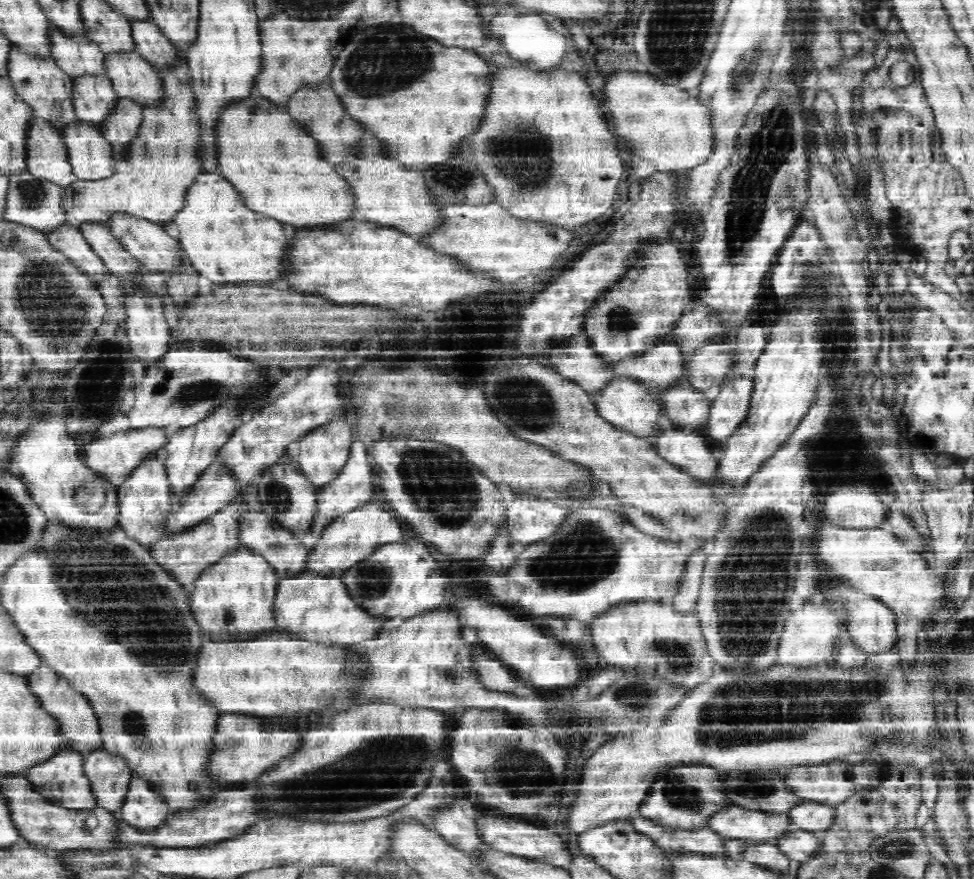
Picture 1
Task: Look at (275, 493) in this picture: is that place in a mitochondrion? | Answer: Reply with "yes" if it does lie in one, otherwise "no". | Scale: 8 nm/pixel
yes

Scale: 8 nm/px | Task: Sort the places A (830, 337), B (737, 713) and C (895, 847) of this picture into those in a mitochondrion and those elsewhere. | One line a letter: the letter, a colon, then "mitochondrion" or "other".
A: other
B: mitochondrion
C: mitochondrion

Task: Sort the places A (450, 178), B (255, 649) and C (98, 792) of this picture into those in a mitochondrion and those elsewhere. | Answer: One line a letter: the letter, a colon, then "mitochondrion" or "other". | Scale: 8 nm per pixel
A: mitochondrion
B: other
C: other

